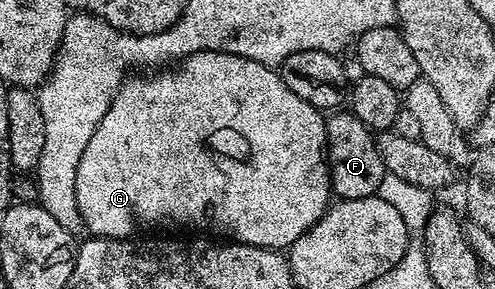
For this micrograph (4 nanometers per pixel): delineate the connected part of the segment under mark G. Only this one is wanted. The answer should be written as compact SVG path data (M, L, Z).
M202 50L182 59L174 68L155 72L152 78L131 76L119 87L109 112L97 124L93 140L85 144L77 164L77 208L81 208L83 225L97 238L129 238L138 235L142 226L188 226L191 232L206 232L223 240L260 246L266 250L286 251L327 211L333 198L331 172L327 164L327 124L313 104L301 100L279 74L278 69L220 50Z

